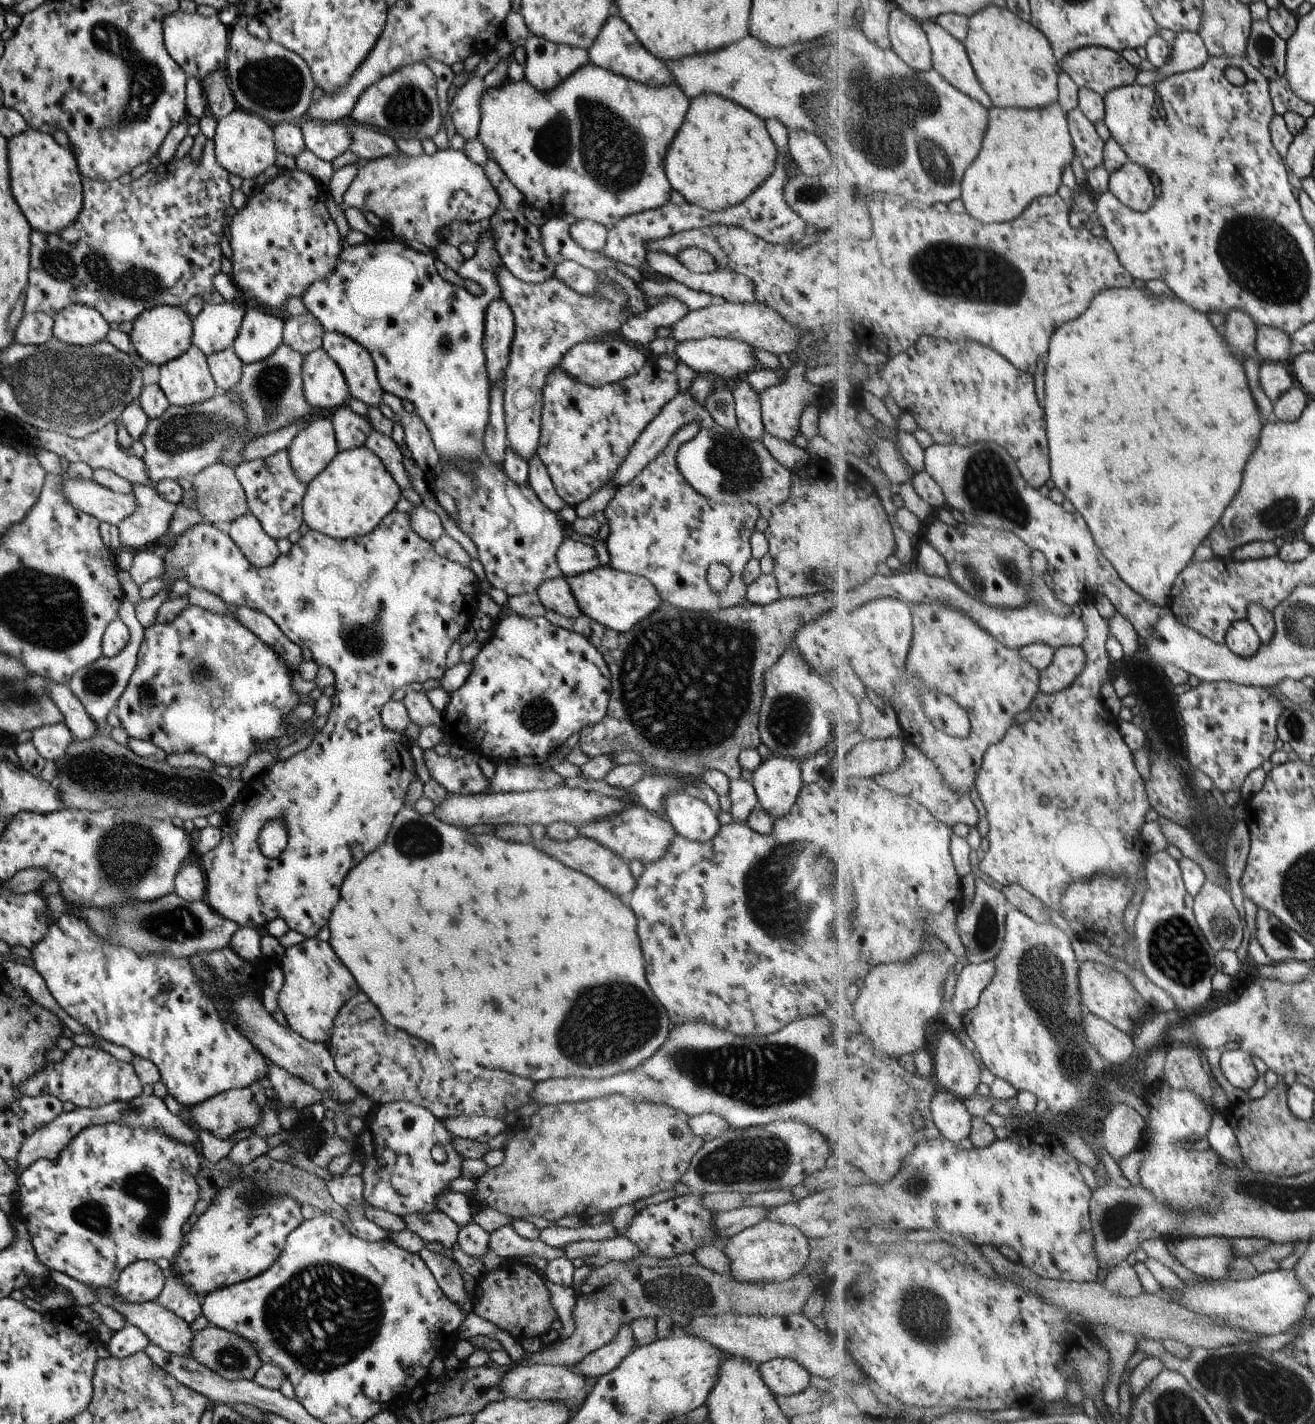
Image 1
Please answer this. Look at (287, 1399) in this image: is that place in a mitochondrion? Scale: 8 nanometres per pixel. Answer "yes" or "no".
no

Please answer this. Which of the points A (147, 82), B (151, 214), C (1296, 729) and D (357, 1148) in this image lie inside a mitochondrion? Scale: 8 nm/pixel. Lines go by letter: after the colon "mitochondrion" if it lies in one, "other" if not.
A: mitochondrion
B: other
C: mitochondrion
D: other

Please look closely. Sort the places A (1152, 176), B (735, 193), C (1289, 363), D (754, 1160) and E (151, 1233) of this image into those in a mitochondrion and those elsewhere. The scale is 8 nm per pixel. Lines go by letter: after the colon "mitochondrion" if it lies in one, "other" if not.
A: other
B: other
C: other
D: mitochondrion
E: mitochondrion

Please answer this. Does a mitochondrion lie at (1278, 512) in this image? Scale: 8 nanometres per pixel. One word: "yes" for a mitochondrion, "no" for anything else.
yes

